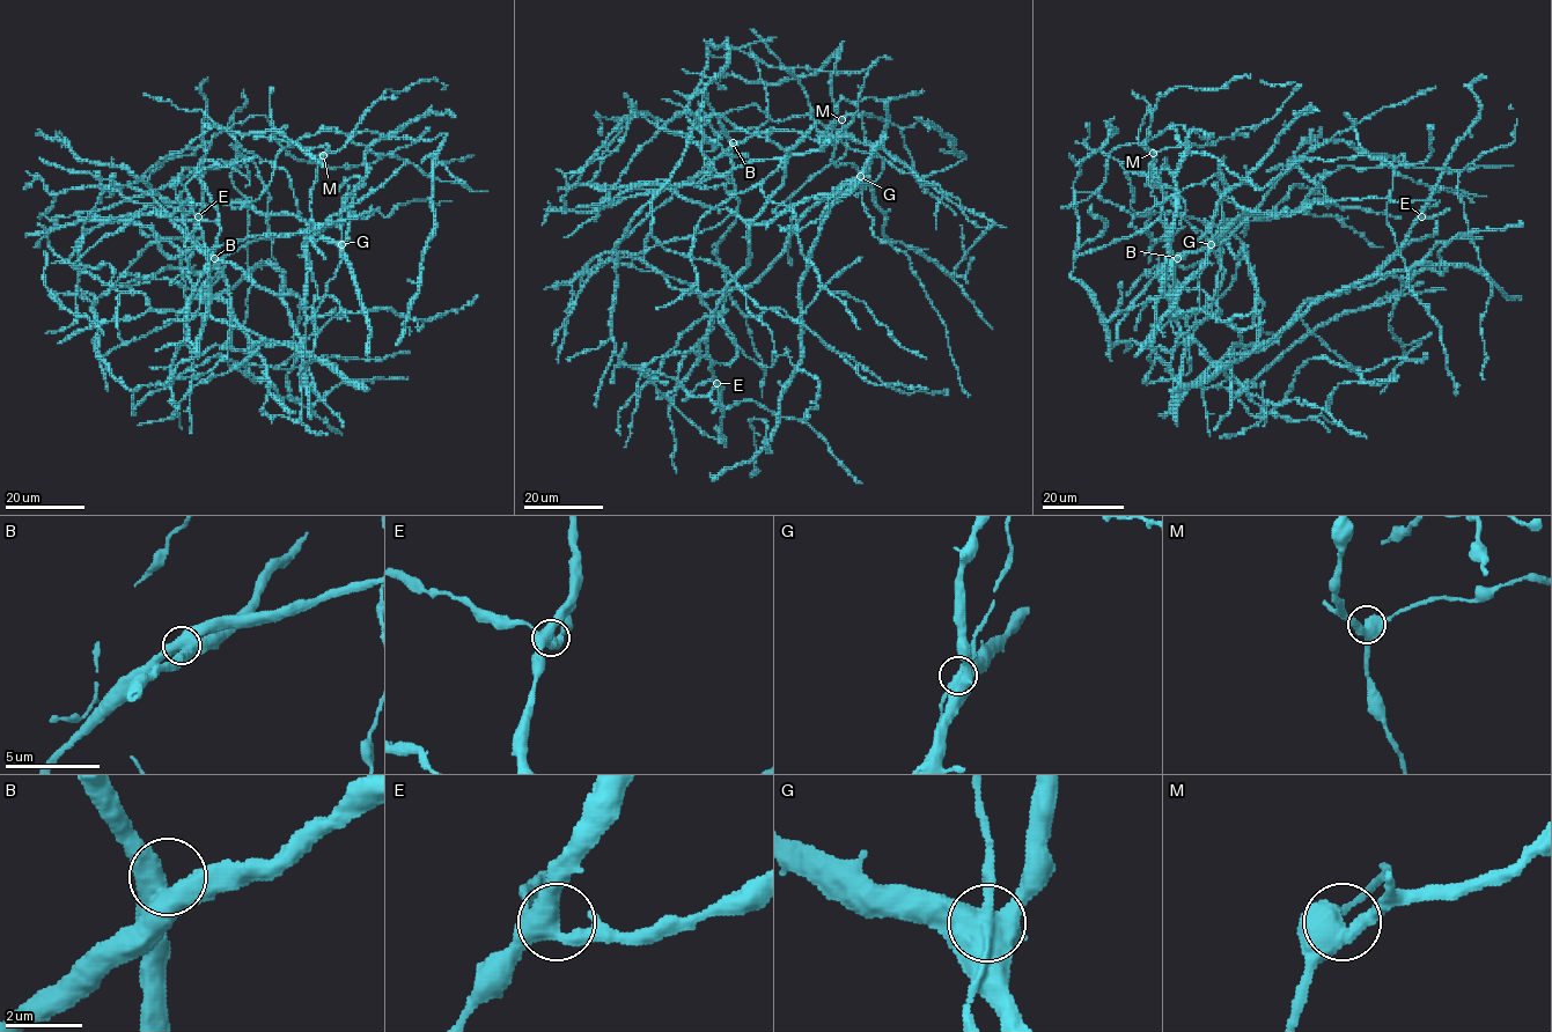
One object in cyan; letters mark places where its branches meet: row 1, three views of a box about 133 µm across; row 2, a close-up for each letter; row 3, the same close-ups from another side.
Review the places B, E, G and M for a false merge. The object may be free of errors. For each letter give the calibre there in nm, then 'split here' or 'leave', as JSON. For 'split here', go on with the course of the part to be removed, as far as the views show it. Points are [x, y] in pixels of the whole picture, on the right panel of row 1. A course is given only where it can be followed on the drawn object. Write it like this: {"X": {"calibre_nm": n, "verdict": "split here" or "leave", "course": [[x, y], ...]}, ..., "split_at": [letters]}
{"B": {"calibre_nm": 500, "verdict": "leave"}, "E": {"calibre_nm": 440, "verdict": "leave"}, "G": {"calibre_nm": 500, "verdict": "split here"}, "M": {"calibre_nm": 440, "verdict": "leave"}, "split_at": ["G"]}

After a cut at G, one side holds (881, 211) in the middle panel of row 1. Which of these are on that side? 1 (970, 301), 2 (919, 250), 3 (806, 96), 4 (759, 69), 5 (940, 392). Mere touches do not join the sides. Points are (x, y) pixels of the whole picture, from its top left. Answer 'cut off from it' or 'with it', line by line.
1: with it
2: with it
3: with it
4: cut off from it
5: with it

